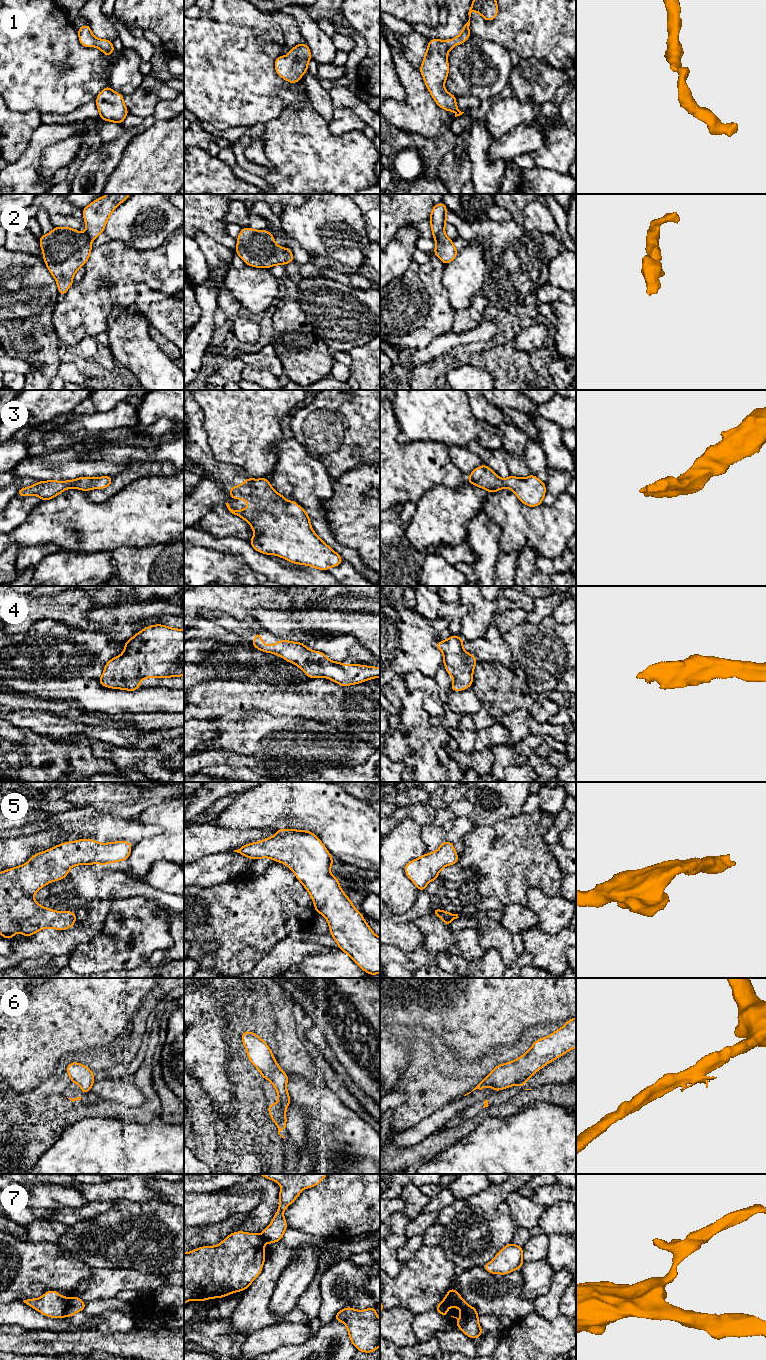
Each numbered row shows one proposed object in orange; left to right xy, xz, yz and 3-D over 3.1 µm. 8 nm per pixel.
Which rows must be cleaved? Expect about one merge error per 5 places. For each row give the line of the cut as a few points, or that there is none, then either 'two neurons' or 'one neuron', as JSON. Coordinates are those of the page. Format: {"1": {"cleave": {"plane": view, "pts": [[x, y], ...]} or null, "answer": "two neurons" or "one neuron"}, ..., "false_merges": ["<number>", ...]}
{"1": {"cleave": null, "answer": "one neuron"}, "2": {"cleave": null, "answer": "one neuron"}, "3": {"cleave": null, "answer": "one neuron"}, "4": {"cleave": null, "answer": "one neuron"}, "5": {"cleave": null, "answer": "one neuron"}, "6": {"cleave": {"plane": "yz", "pts": [[529, 1075], [517, 1080], [513, 1084]]}, "answer": "two neurons"}, "7": {"cleave": {"plane": "xy", "pts": [[70, 1298], [65, 1315]]}, "answer": "two neurons"}, "false_merges": ["6", "7"]}

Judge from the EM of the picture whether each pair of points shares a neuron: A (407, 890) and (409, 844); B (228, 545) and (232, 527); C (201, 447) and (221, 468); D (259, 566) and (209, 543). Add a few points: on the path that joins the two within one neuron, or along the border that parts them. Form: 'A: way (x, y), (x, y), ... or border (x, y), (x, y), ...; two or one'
A: way (398, 879), (398, 855); one
B: border (207, 532), (213, 537), (237, 537), (248, 541); two
C: way (202, 453), (215, 466); one
D: way (247, 554), (240, 547), (221, 545); one

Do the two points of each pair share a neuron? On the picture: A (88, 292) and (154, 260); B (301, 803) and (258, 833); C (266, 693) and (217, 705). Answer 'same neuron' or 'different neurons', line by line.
A: same neuron
B: different neurons
C: same neuron

